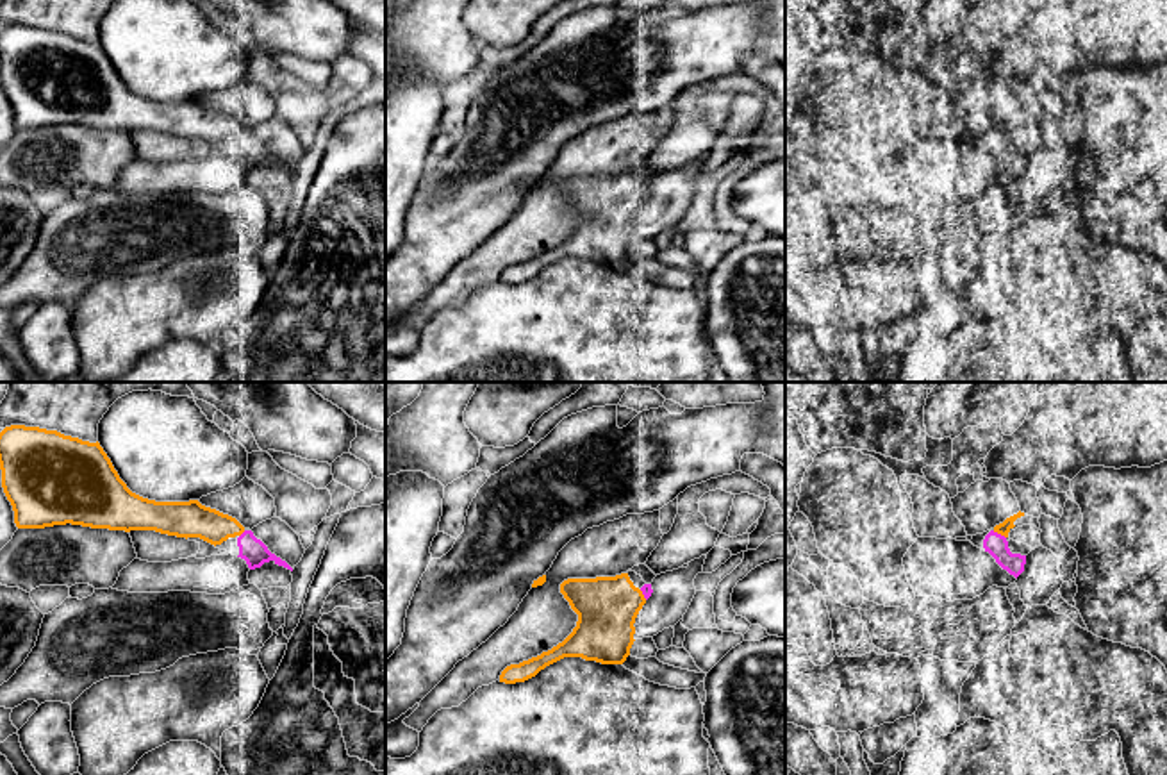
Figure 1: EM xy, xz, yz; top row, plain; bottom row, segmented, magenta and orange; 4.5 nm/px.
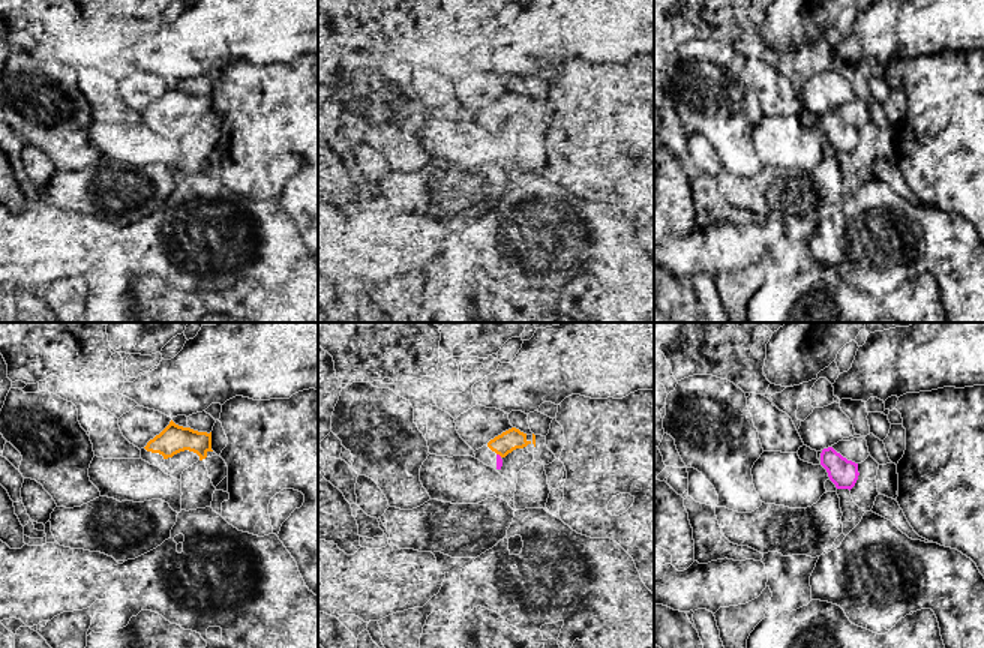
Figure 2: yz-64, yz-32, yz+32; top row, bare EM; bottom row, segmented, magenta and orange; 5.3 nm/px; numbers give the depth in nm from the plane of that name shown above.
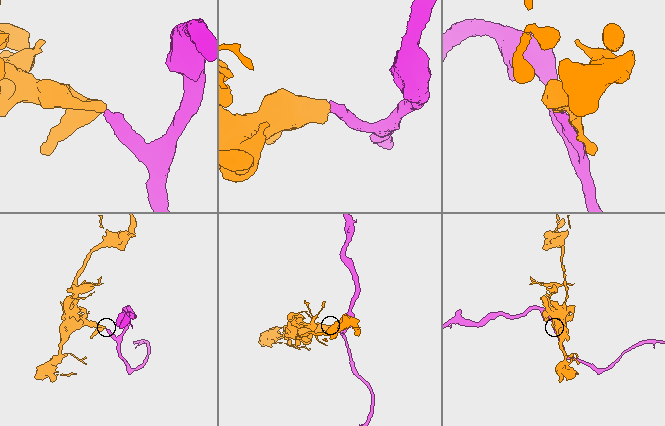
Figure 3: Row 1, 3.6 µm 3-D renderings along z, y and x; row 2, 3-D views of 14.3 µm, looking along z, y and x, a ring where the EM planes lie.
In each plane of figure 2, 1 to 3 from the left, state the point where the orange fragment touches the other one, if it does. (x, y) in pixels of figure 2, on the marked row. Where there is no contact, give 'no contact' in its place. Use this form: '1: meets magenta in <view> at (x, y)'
1: no contact
2: meets magenta in yz-32 at (498, 455)
3: no contact

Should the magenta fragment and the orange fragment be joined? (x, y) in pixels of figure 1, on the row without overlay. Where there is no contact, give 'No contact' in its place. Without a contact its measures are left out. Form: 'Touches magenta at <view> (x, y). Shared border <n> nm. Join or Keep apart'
Touches magenta at yz (1000, 134). Shared border 70 nm. Join

